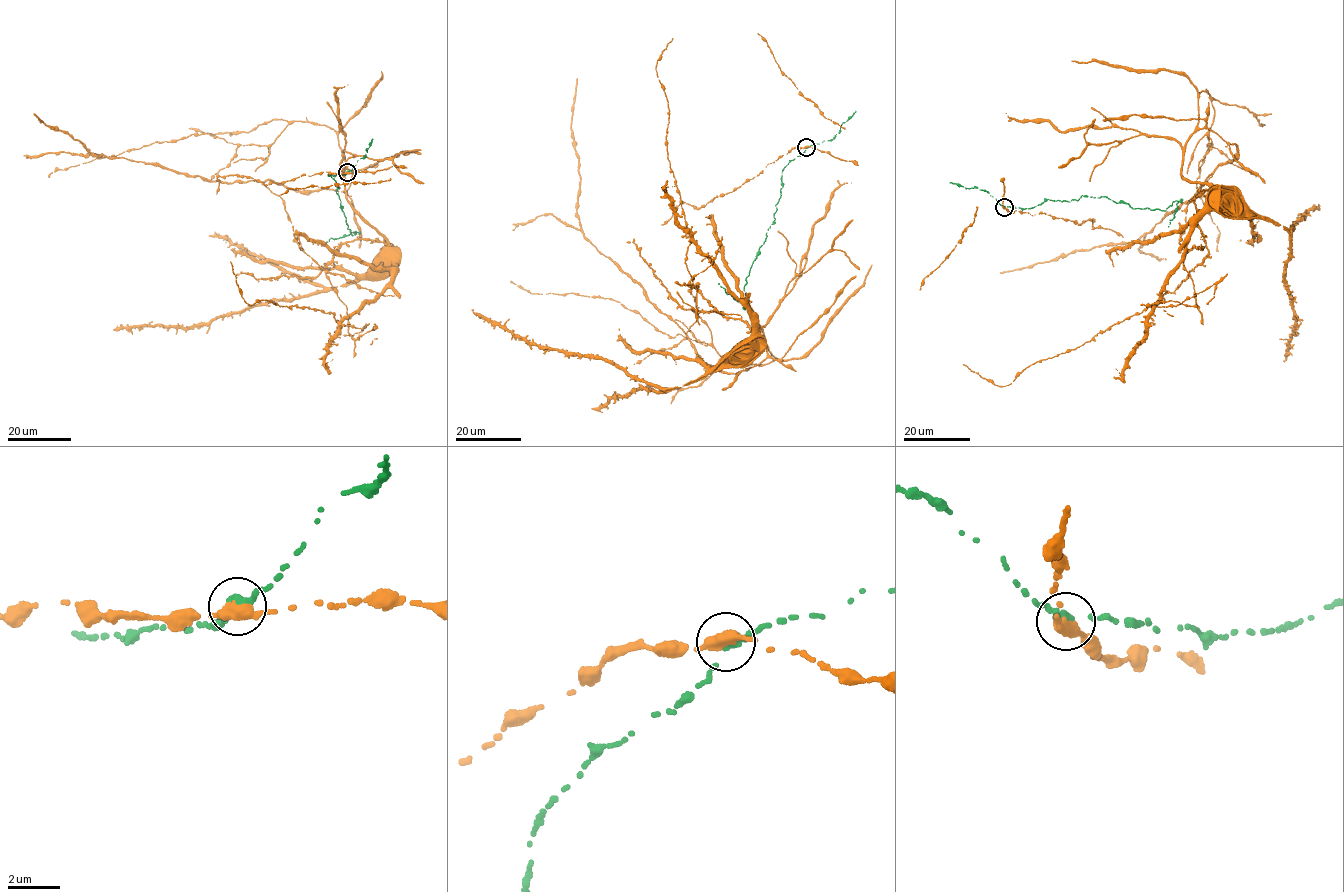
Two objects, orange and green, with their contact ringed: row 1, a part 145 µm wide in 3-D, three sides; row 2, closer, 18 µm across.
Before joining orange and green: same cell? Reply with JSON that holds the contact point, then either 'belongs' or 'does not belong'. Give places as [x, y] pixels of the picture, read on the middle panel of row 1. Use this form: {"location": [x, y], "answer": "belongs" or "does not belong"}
{"location": [806, 147], "answer": "does not belong"}

